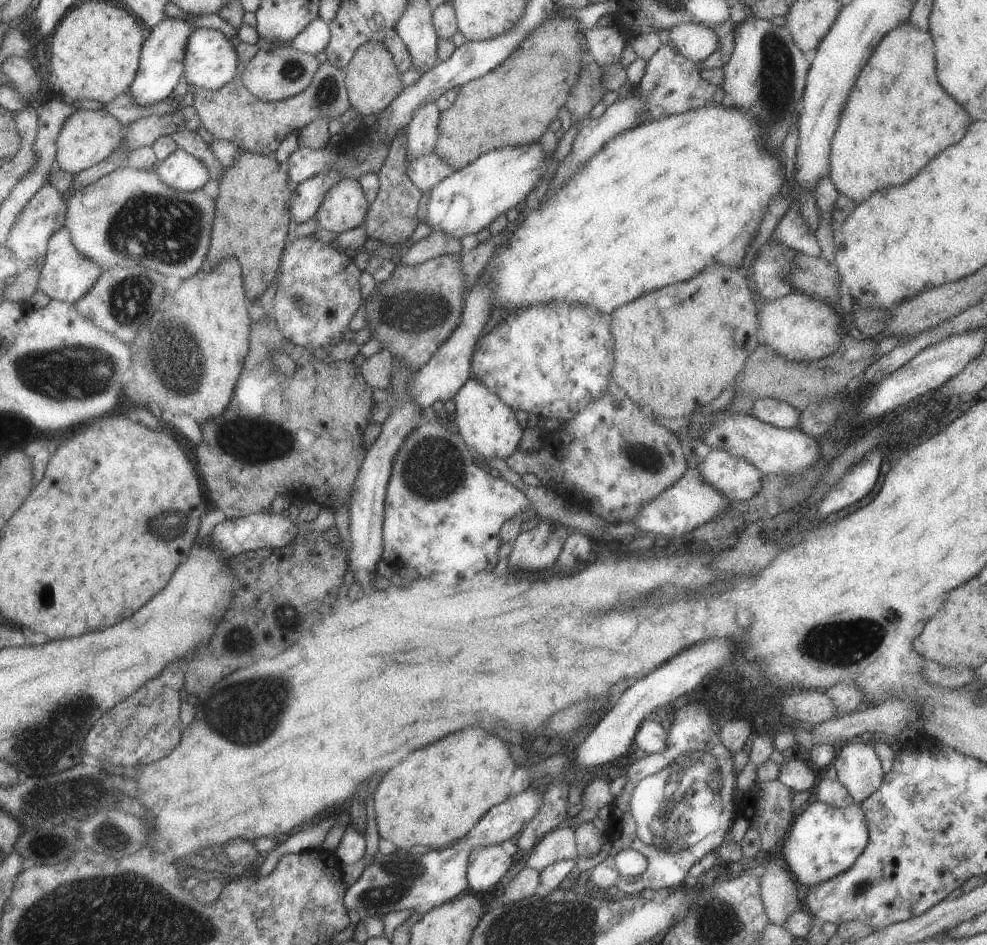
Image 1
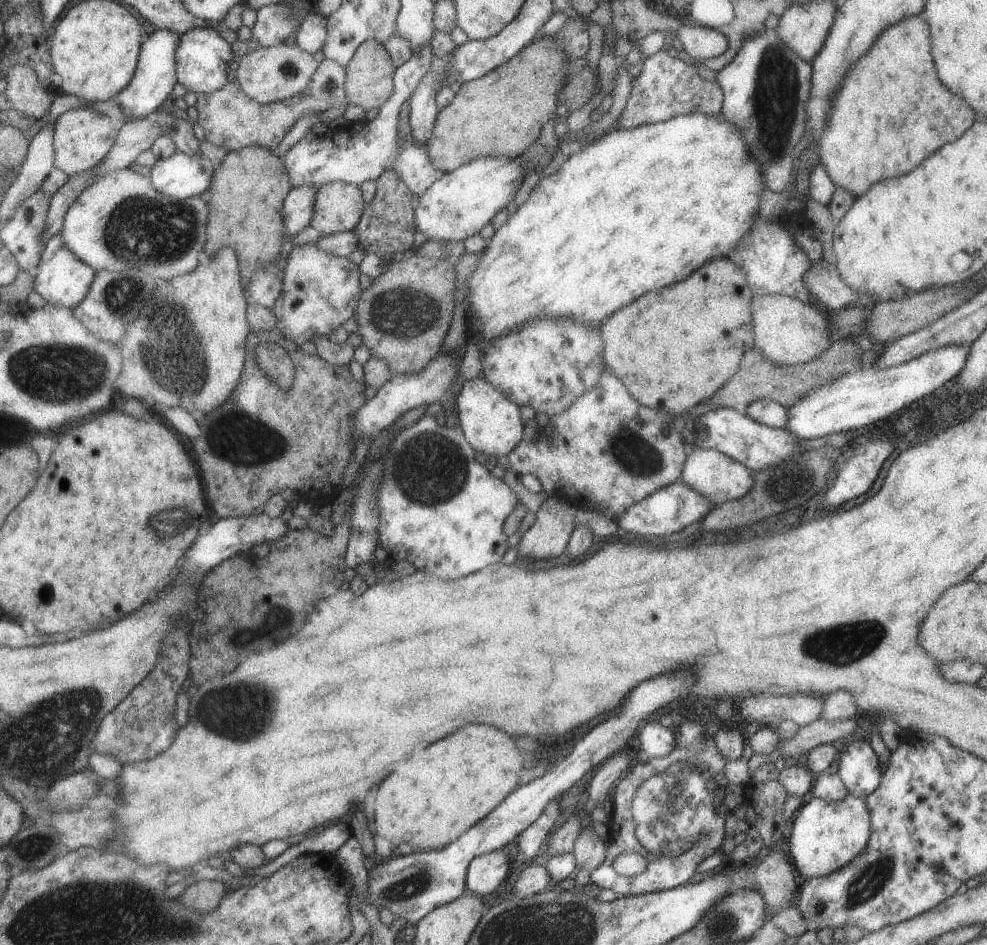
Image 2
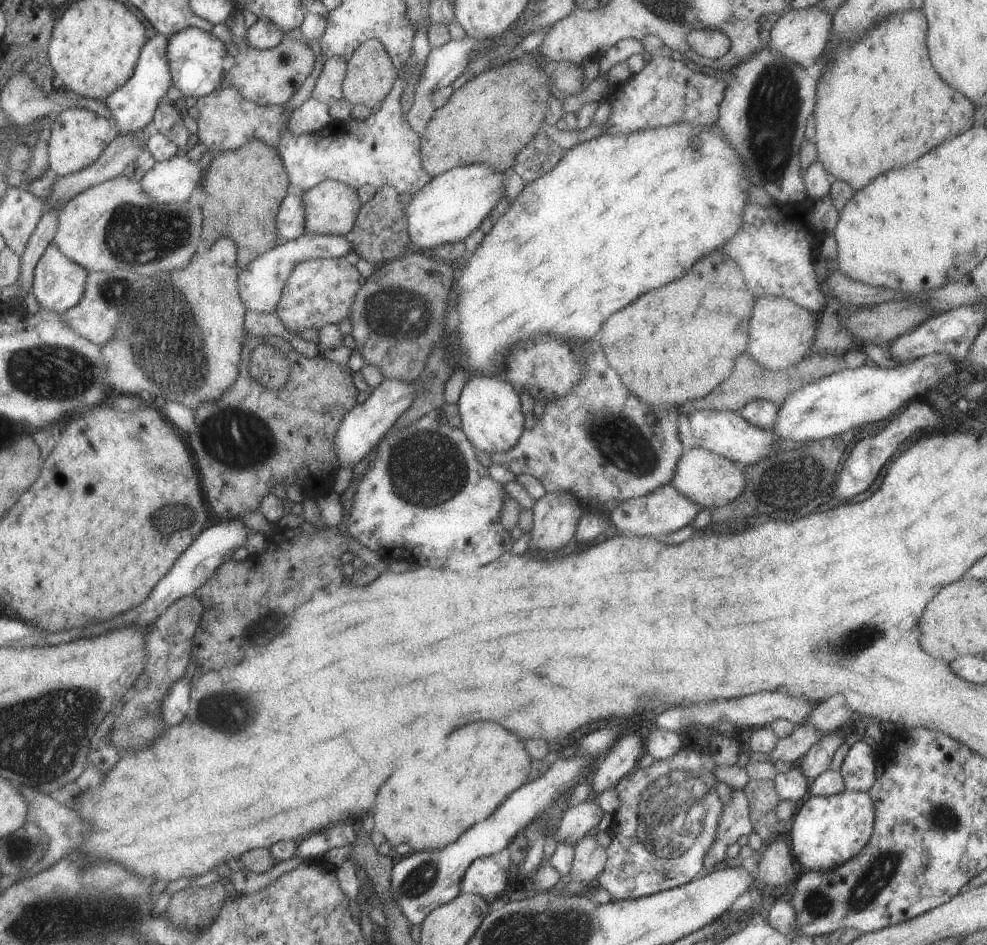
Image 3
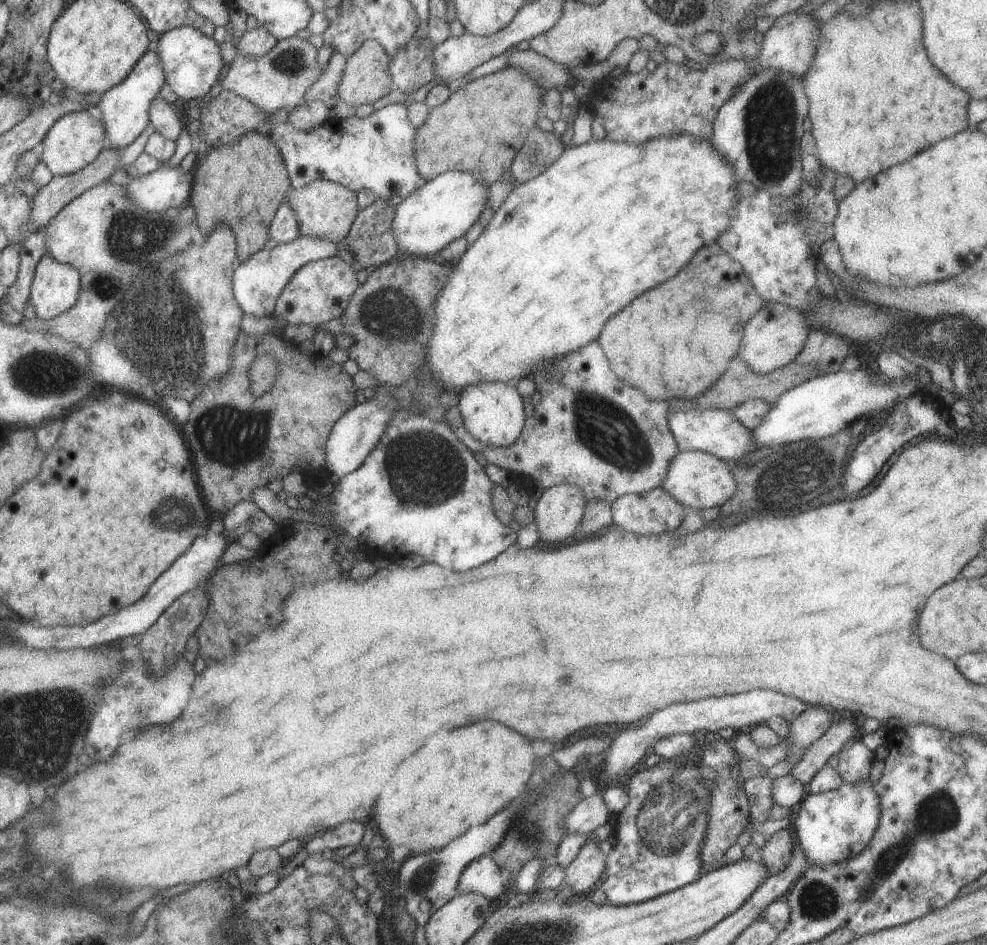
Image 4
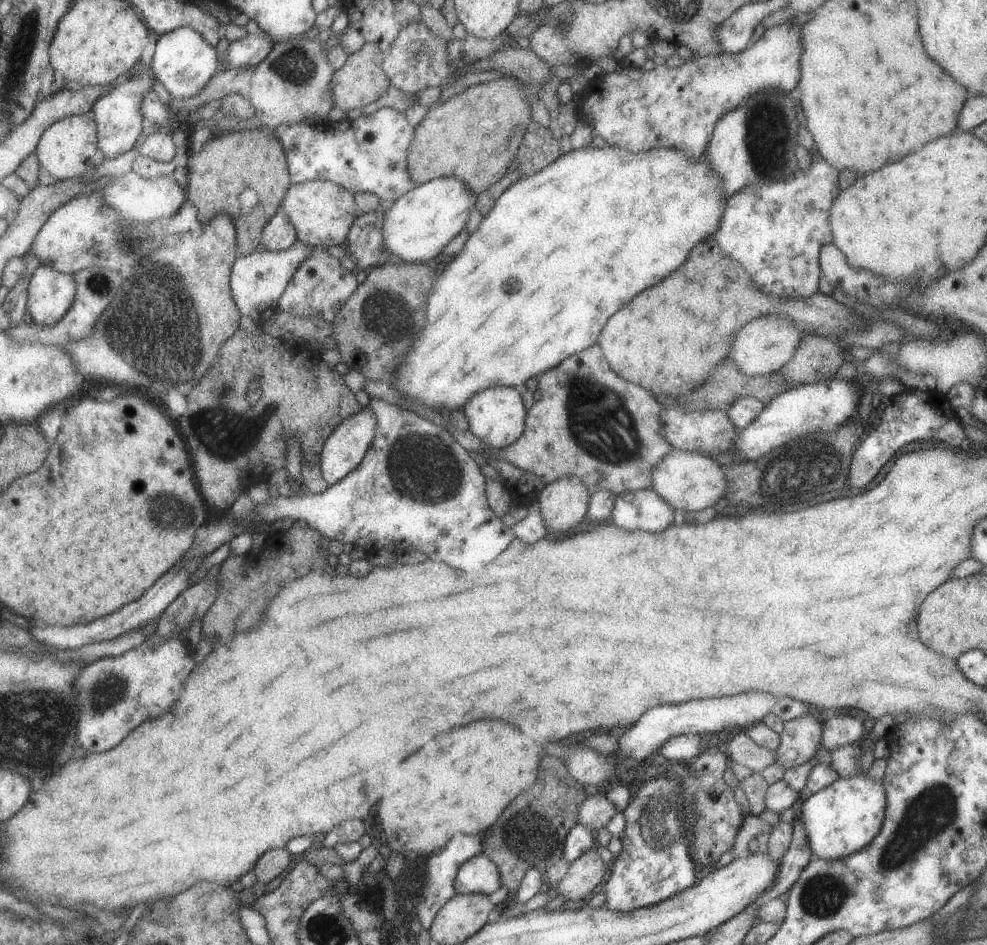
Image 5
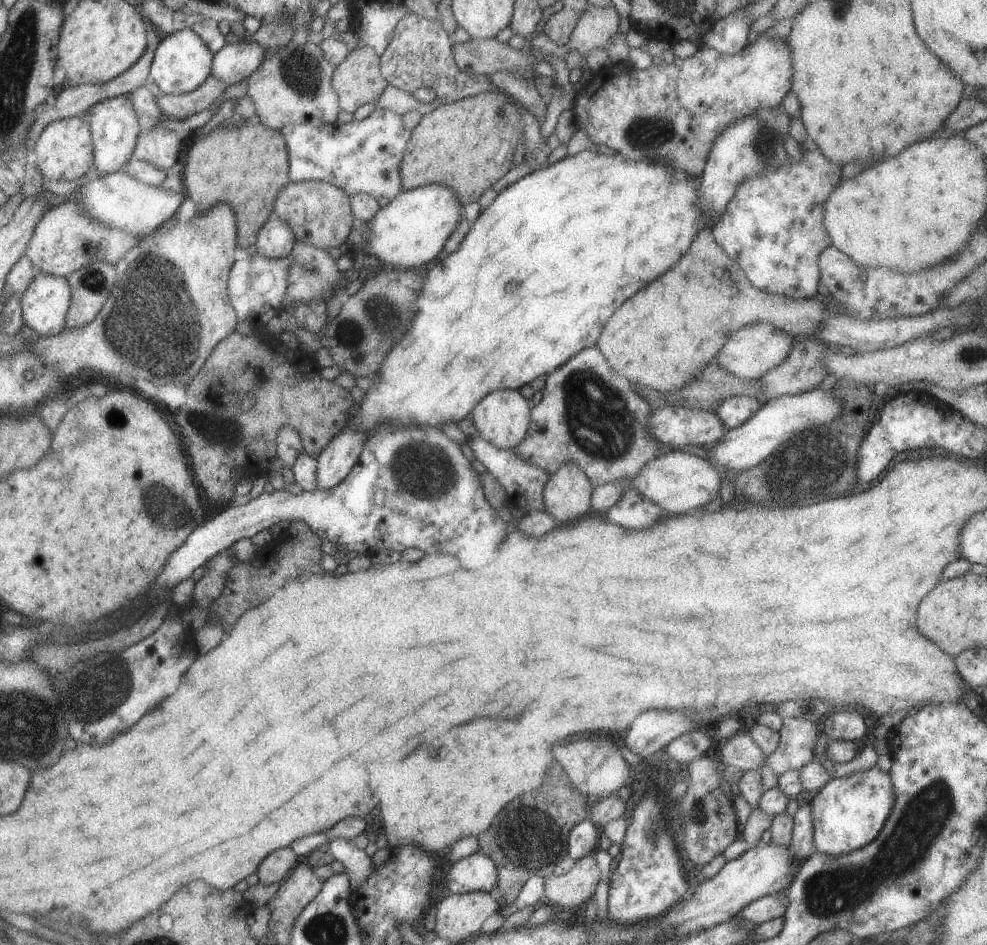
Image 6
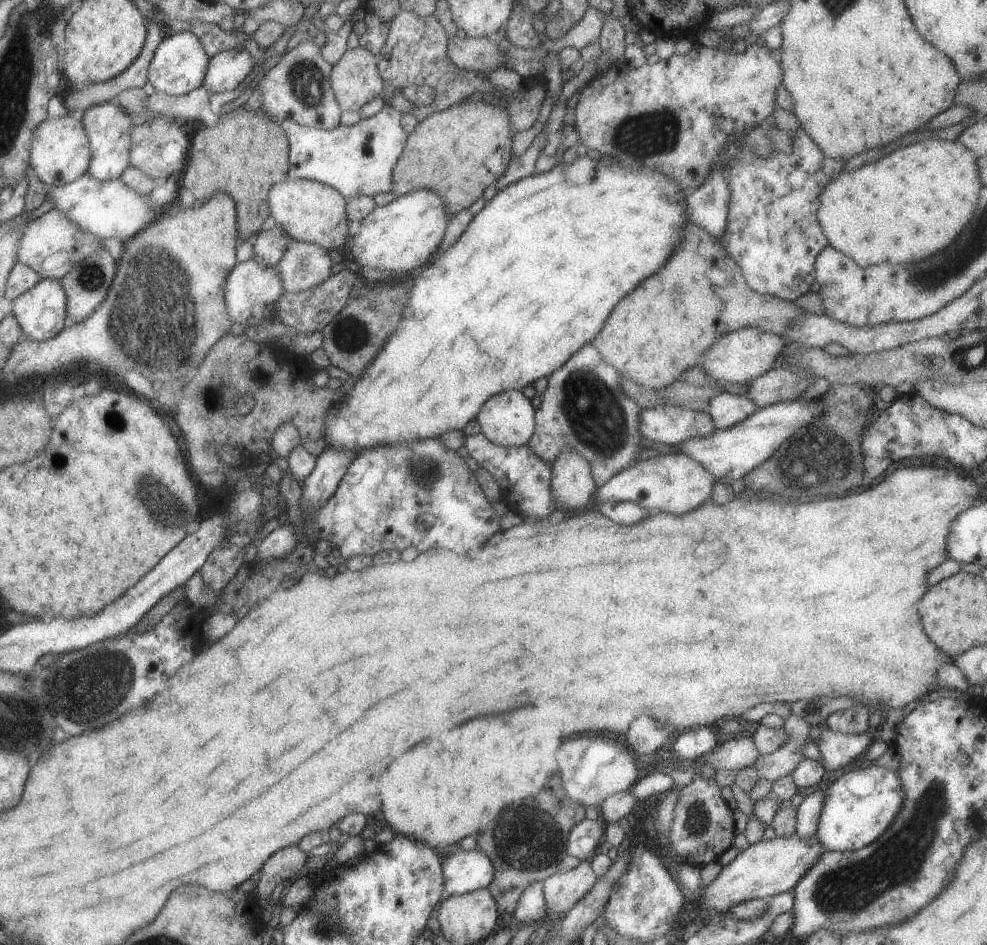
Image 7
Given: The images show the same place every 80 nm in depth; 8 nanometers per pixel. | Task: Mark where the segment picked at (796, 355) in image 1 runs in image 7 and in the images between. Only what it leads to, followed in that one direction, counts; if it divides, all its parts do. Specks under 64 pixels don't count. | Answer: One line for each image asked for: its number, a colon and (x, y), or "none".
2: (787, 331)
3: (780, 333)
4: (772, 338)
5: (764, 344)
6: (748, 353)
7: (738, 357)

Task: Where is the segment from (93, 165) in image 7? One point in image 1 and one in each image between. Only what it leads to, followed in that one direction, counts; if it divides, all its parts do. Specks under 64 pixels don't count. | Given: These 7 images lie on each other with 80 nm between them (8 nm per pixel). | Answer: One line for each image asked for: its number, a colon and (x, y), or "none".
1: (160, 67)
2: (154, 76)
3: (132, 105)
4: (123, 107)
5: (117, 116)
6: (113, 124)

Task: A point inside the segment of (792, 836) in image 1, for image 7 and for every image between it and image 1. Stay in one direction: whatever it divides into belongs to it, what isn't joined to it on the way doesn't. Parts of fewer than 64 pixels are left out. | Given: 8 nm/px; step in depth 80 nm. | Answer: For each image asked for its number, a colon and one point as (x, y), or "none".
2: (824, 836)
3: (826, 831)
4: (830, 827)
5: (842, 818)
6: (848, 812)
7: (860, 804)

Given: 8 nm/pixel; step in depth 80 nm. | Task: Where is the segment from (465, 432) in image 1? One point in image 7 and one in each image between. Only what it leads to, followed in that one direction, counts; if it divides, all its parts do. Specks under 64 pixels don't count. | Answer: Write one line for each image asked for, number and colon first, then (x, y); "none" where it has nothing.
2: (490, 422)
3: (490, 415)
4: (492, 412)
5: (496, 416)
6: (502, 418)
7: (507, 419)

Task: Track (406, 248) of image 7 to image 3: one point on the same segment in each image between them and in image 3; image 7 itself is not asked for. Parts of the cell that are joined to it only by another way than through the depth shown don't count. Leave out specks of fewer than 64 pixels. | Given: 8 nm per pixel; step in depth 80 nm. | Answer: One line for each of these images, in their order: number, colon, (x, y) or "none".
3: (451, 205)
4: (443, 209)
5: (418, 225)
6: (407, 233)

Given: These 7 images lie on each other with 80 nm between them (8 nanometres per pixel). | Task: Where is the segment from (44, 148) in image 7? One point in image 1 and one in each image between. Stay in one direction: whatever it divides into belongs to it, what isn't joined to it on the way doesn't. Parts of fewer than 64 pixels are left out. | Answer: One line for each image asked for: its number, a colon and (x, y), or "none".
1: (87, 137)
2: (82, 137)
3: (78, 136)
4: (74, 140)
5: (67, 148)
6: (63, 151)

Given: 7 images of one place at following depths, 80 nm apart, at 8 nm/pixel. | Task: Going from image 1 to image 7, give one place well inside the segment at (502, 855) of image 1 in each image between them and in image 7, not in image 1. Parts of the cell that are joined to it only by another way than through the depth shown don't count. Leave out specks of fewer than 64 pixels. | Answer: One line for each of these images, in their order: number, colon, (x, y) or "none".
2: (484, 872)
3: (483, 877)
4: (482, 875)
5: (478, 874)
6: (476, 872)
7: (464, 871)

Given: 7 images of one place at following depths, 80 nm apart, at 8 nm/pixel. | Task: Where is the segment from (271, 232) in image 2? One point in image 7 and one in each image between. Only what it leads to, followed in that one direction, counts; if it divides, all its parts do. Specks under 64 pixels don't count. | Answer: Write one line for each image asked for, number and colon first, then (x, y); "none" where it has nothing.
3: (244, 187)
4: (253, 165)
5: (227, 164)
6: (244, 166)
7: (245, 153)

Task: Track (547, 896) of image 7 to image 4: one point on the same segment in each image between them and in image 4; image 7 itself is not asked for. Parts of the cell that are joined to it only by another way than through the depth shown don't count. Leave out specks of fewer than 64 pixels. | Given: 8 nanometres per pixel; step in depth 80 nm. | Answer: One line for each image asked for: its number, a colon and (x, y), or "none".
4: (582, 874)
5: (586, 872)
6: (569, 890)

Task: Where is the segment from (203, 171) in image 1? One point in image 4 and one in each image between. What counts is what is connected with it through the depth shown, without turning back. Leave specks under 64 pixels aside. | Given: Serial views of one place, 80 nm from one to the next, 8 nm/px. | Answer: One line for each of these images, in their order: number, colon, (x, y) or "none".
2: (179, 175)
3: (170, 181)
4: (166, 187)

